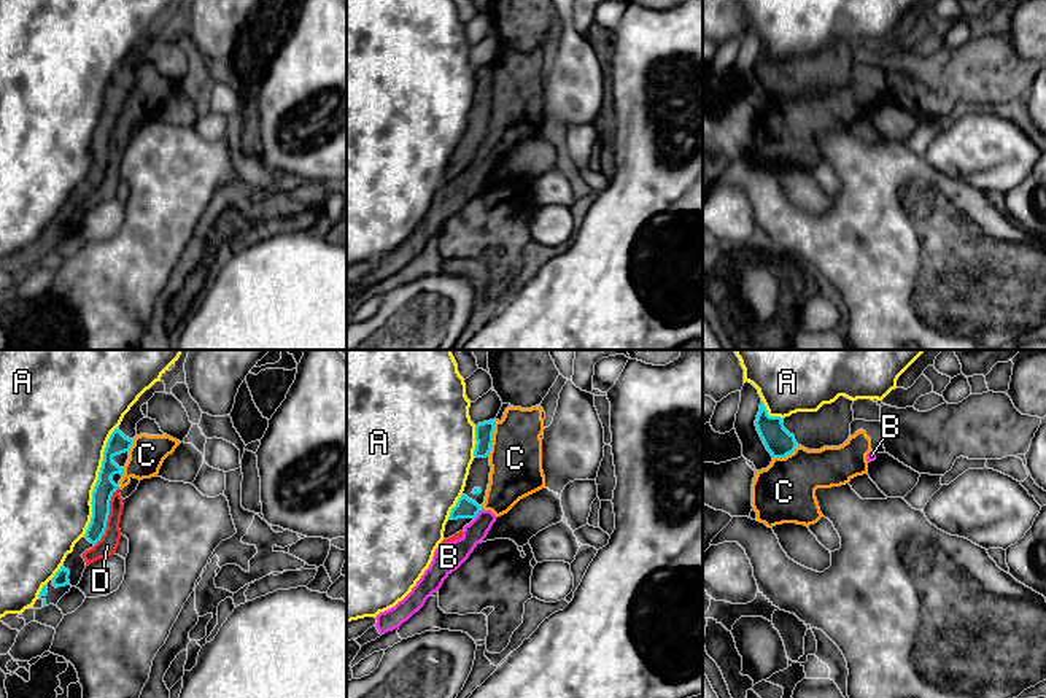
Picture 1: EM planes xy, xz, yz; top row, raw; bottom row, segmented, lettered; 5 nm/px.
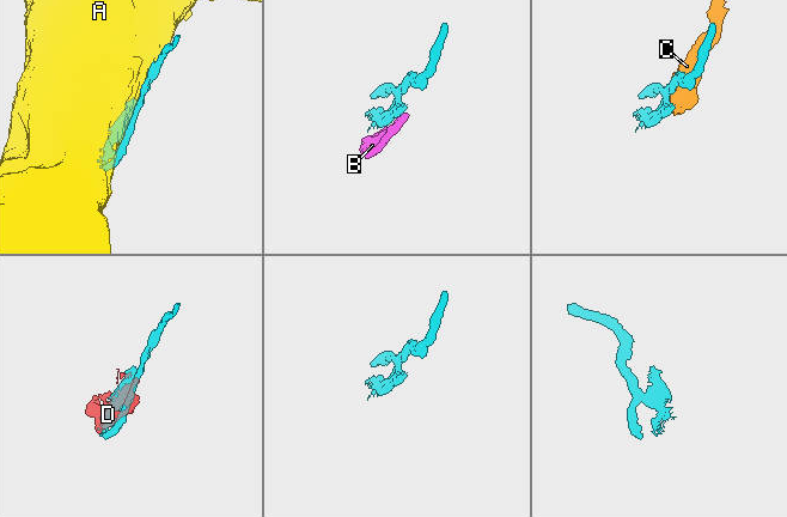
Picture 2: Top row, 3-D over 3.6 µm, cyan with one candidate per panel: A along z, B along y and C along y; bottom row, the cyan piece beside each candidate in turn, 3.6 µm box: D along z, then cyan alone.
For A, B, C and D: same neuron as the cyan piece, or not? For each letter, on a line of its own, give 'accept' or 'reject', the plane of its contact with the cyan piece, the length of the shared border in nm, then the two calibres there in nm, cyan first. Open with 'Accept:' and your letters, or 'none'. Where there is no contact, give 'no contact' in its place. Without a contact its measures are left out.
Accept: none
A: reject | xy | 600 nm | 100/480 nm
B: reject | xz | 70 nm | 100/130 nm
C: reject | xz | 190 nm | 100/260 nm
D: reject | xy | 320 nm | 100/100 nm

